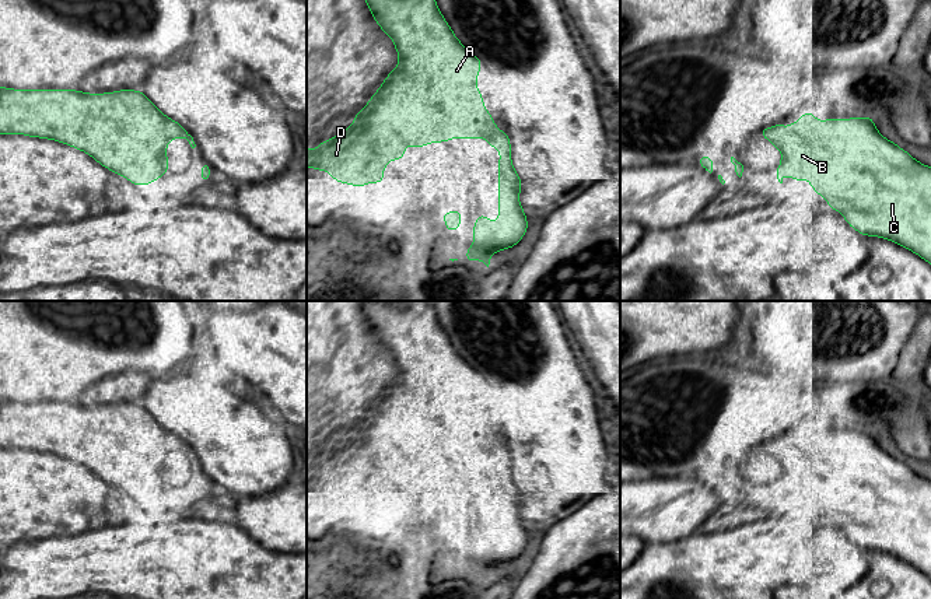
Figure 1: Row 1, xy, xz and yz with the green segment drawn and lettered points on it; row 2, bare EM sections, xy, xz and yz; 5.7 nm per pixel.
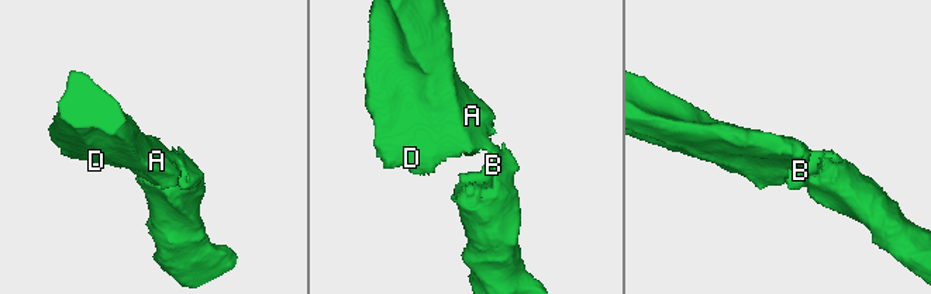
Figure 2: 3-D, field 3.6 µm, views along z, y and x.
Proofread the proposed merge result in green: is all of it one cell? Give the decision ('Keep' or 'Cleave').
Keep

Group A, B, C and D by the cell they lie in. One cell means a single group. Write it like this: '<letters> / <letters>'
A B C D

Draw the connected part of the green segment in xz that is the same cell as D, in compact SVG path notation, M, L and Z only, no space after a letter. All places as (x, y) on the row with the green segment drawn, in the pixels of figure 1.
M364 0L374 21L388 35L399 56L398 66L385 77L381 87L368 99L367 105L353 118L353 125L337 136L321 141L316 150L307 147L307 168L328 171L339 183L364 188L365 183L382 183L388 161L405 158L405 147L426 147L430 143L442 143L452 139L486 139L489 147L496 147L498 158L498 220L490 221L483 213L473 223L473 245L466 249L468 262L480 260L487 267L493 253L514 248L528 231L528 218L519 203L522 179L518 176L511 158L511 141L500 130L494 118L484 108L484 99L477 88L477 76L482 60L476 57L455 36L445 21L435 0Z

